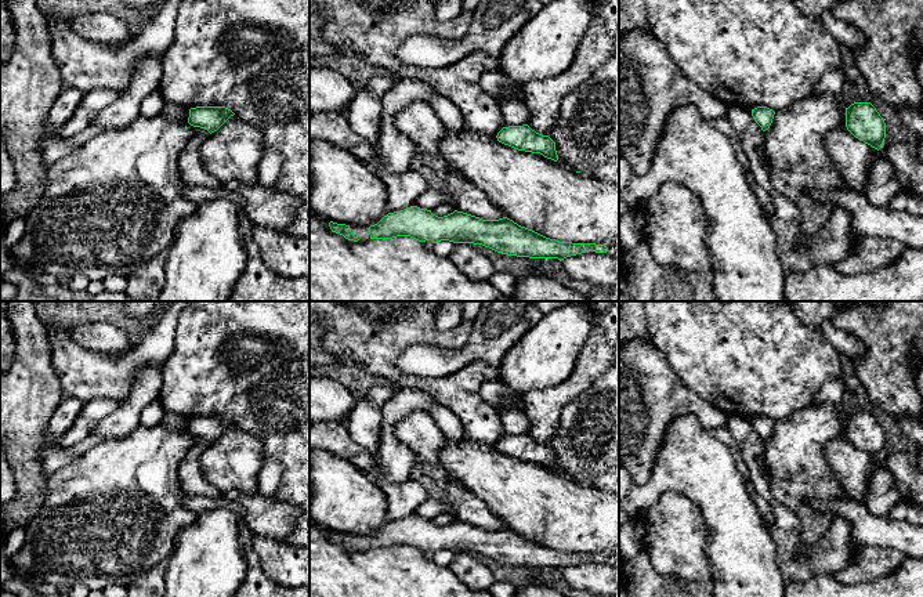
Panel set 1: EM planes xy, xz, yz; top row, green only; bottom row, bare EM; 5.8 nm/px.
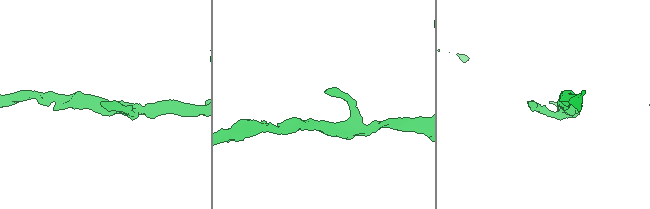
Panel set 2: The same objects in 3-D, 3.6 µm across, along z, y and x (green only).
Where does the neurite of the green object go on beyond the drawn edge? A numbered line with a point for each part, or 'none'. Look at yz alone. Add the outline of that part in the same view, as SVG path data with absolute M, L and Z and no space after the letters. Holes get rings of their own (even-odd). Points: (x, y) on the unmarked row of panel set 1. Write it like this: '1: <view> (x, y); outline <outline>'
none

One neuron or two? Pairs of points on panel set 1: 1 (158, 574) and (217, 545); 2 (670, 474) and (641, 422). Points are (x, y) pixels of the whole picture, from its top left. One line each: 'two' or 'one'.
1: two
2: two

